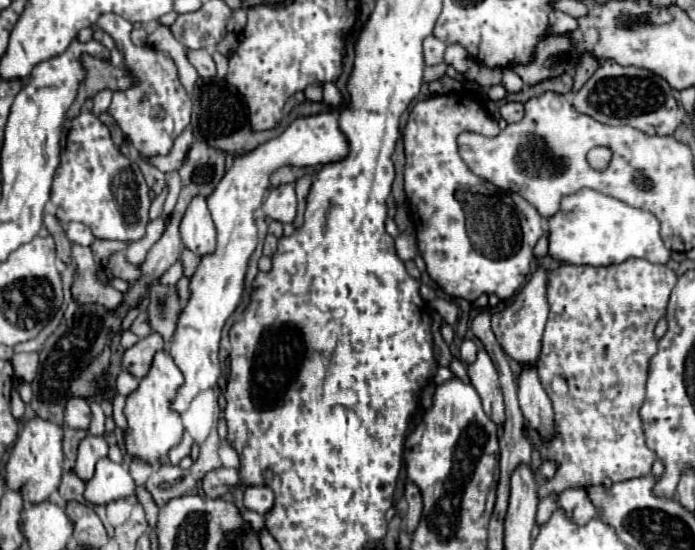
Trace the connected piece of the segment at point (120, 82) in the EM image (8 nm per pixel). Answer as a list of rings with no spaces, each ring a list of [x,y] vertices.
[[[85,53],[85,55],[81,55],[81,65],[85,67],[87,75],[79,85],[79,91],[77,91],[73,105],[65,113],[67,119],[73,119],[79,113],[85,99],[93,97],[97,91],[107,89],[107,87],[111,87],[115,91],[115,89],[125,89],[131,85],[129,73],[125,73],[125,69],[113,67],[109,61],[99,61],[99,59]]]

